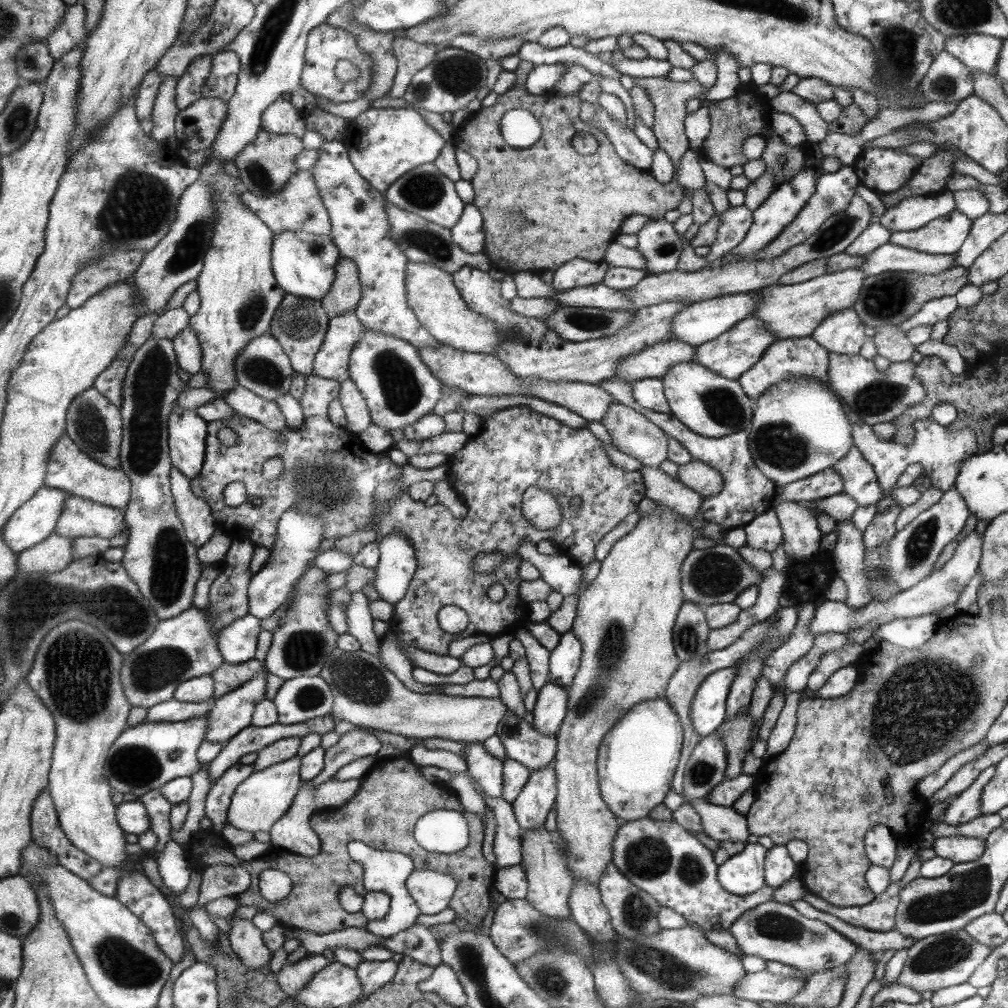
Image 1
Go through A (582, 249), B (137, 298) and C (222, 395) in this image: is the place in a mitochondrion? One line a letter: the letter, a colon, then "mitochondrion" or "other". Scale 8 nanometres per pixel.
A: other
B: other
C: other

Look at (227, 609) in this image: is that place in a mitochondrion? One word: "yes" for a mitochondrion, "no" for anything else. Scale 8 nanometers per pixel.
yes

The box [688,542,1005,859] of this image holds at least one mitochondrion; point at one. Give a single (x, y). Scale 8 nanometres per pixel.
(919, 707)

